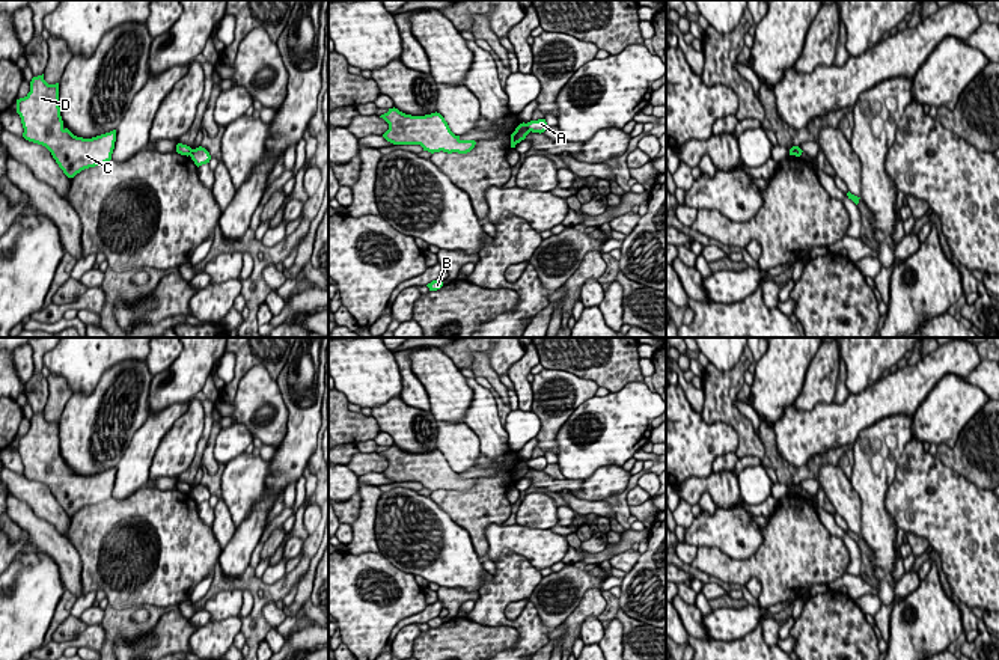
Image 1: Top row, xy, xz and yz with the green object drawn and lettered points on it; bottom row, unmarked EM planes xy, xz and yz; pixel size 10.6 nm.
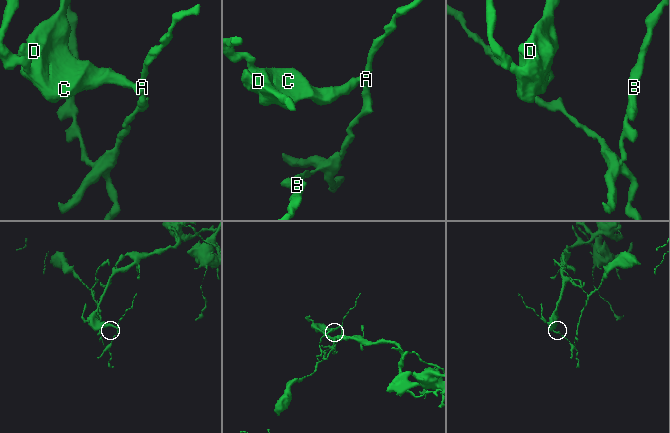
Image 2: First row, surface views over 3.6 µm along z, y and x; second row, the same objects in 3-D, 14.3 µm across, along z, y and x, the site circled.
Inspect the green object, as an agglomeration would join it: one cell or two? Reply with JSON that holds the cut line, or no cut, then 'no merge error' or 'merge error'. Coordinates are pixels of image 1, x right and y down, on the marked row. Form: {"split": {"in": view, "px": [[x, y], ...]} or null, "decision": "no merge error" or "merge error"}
{"split": {"in": "xz", "px": [[525, 124], [529, 131]]}, "decision": "merge error"}

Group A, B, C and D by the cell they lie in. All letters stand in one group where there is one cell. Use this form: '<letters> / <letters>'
A B / C D

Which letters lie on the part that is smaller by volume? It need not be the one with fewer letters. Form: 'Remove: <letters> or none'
Remove: A, B

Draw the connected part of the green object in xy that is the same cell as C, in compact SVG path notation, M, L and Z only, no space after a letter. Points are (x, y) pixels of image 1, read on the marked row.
M44 74L33 77L30 92L17 99L23 137L45 146L68 178L112 160L116 130L83 139L63 127L59 107L59 83L48 84Z

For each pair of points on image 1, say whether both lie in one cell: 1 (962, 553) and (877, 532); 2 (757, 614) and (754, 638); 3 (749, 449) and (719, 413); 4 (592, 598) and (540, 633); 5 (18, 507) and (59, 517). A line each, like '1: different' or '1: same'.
1: different
2: different
3: same
4: different
5: different

